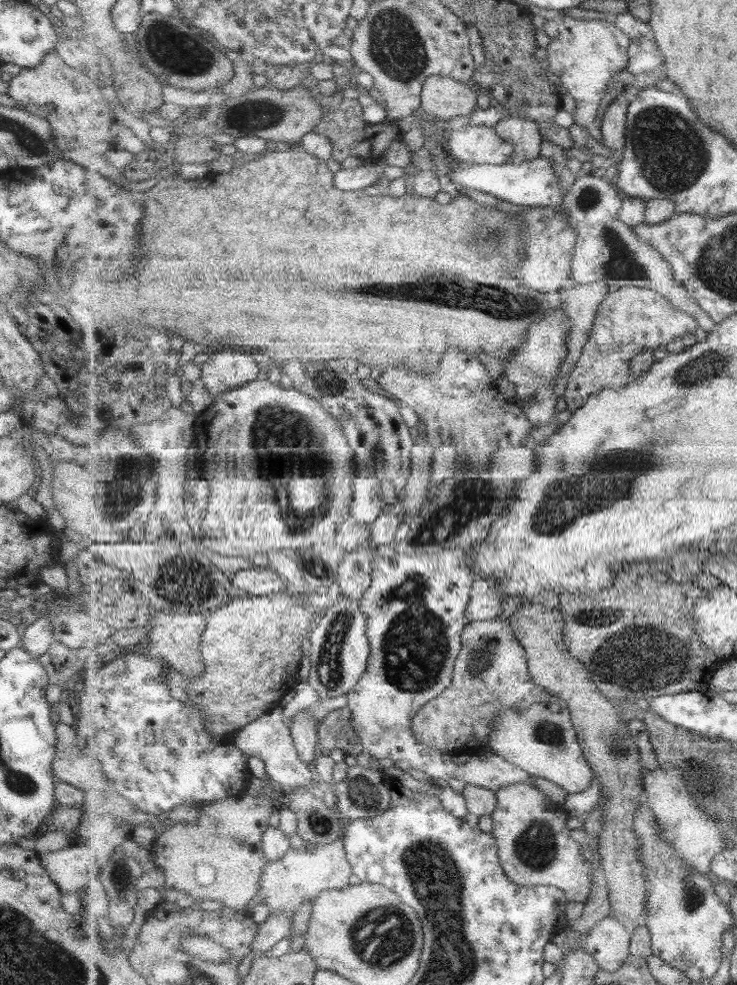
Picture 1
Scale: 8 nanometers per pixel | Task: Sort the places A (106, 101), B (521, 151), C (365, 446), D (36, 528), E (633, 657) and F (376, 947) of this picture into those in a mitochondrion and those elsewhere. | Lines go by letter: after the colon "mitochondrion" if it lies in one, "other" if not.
A: other
B: other
C: other
D: other
E: mitochondrion
F: mitochondrion

